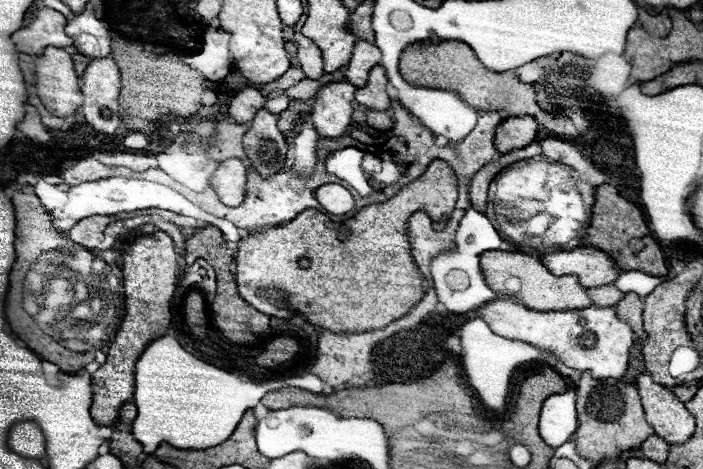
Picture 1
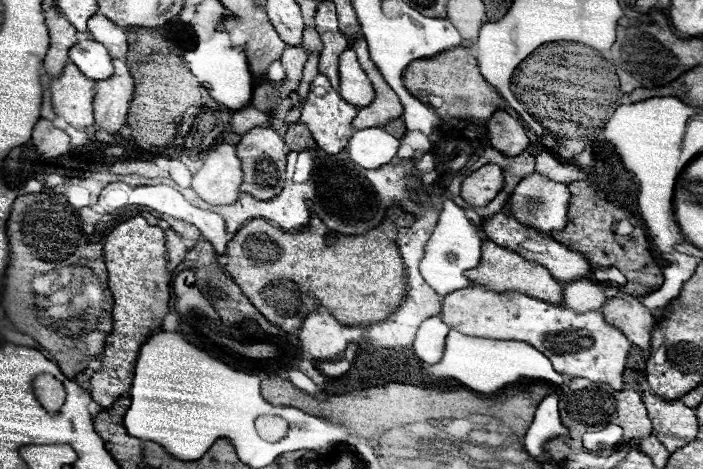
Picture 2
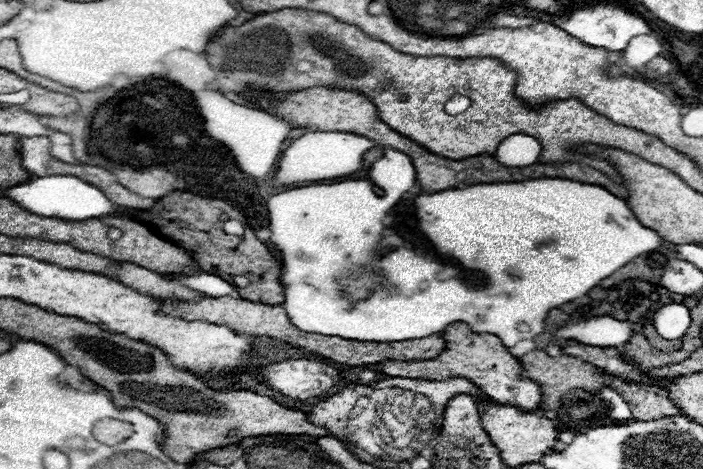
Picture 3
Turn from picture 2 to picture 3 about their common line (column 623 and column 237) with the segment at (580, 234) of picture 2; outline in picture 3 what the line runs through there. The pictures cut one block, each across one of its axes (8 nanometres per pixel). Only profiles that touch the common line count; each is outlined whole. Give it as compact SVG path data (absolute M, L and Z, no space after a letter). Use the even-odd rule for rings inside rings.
M176 190L176 192L160 198L160 202L154 210L138 212L134 218L138 222L148 224L158 236L172 240L174 244L178 244L182 248L192 250L194 260L208 274L216 274L216 276L228 280L230 284L232 284L232 280L228 276L230 272L232 274L248 274L250 284L244 288L244 292L240 292L240 288L238 288L238 294L244 296L246 300L264 302L264 304L272 304L272 306L284 302L284 286L280 282L282 264L256 238L254 230L248 226L242 212L238 208L234 208L232 204L228 204L224 200L202 198L198 194L192 194L192 192ZM226 220L240 220L244 224L244 236L224 234L222 224Z

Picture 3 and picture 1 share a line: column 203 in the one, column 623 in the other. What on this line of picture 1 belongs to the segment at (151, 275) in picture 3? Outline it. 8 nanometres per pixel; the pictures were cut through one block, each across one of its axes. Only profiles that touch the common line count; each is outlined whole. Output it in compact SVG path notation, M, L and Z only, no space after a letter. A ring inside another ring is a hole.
M606 284L598 288L588 288L588 296L592 298L594 306L616 306L616 302L624 298L624 292L620 292L614 284Z

